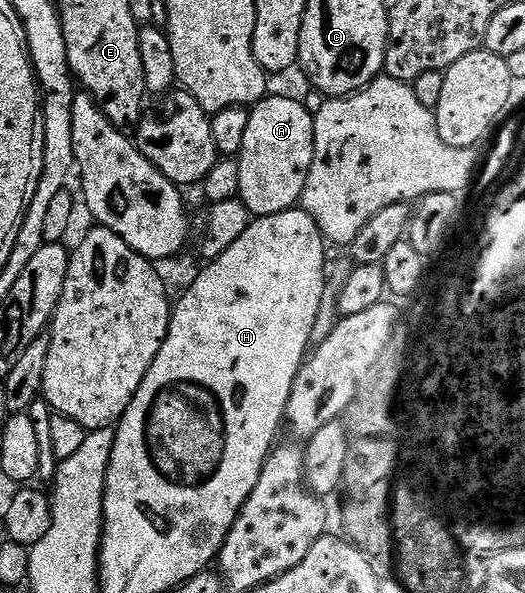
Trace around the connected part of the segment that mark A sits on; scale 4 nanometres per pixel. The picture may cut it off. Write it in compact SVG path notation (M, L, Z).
M266 95L249 109L243 147L236 158L239 198L254 218L282 213L300 202L315 151L311 109L293 97L273 96Z

